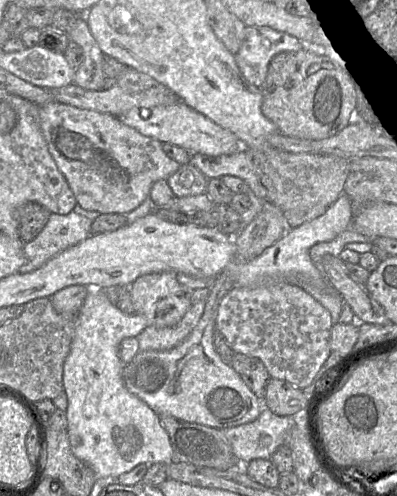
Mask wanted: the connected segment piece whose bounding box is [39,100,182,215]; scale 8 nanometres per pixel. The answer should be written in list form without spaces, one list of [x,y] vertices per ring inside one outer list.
[[[54,100],[39,106],[39,122],[50,154],[65,176],[77,204],[85,210],[127,215],[150,197],[155,182],[167,180],[182,166],[164,152],[162,142],[142,135],[110,114],[80,109]]]

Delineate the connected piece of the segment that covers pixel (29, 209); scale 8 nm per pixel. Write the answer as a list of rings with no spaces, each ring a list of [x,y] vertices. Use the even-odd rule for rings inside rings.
[[[27,202],[16,210],[17,229],[22,242],[32,241],[46,226],[51,212],[44,206]]]

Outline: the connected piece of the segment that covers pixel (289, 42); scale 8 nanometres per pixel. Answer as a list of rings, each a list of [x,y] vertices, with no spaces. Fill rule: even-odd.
[[[249,26],[246,28],[246,37],[239,51],[234,55],[237,65],[245,77],[252,85],[261,88],[271,60],[282,52],[296,52],[308,47],[298,38],[285,32],[277,31],[266,26]]]

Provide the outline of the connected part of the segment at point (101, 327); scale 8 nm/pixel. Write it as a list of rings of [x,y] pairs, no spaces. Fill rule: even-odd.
[[[90,288],[77,313],[70,352],[63,366],[63,391],[68,399],[65,410],[68,423],[66,431],[73,454],[88,465],[97,478],[116,480],[139,464],[173,462],[173,448],[160,416],[130,393],[122,379],[125,364],[119,357],[120,343],[125,338],[137,337],[148,326],[149,323],[143,315],[122,312],[110,301],[107,293],[99,288]]]

